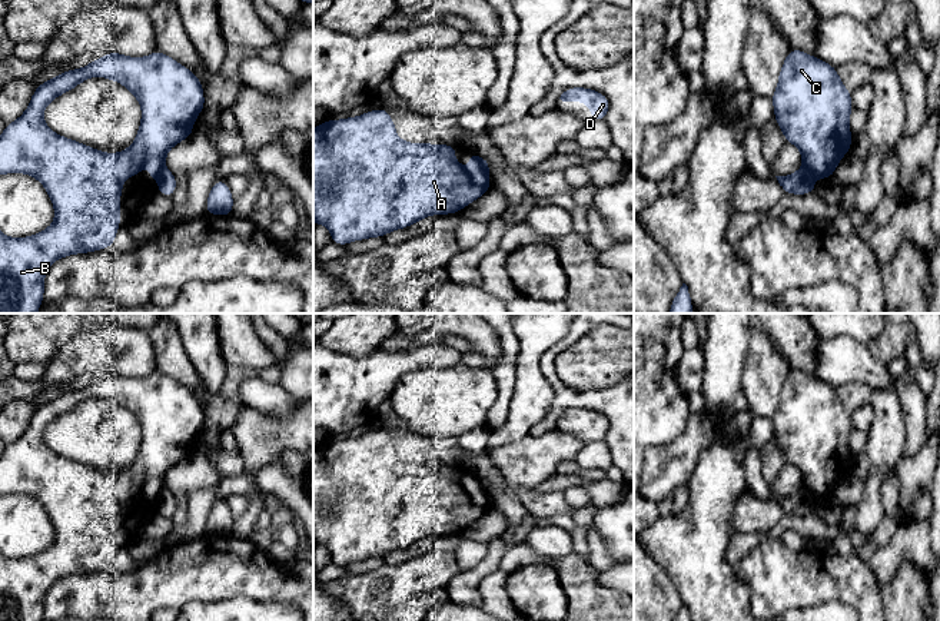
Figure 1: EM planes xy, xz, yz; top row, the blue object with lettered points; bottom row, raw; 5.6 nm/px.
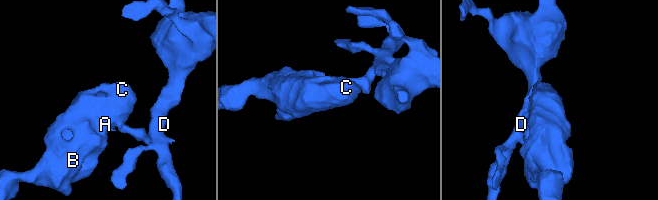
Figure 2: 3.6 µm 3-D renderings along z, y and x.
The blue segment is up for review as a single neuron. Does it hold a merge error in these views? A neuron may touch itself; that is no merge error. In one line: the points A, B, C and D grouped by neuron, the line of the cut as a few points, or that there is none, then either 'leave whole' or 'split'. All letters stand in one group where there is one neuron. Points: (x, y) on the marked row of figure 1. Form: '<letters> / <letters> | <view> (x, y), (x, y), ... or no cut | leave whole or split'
A B C / D | yz (803, 168), (813, 176) | split

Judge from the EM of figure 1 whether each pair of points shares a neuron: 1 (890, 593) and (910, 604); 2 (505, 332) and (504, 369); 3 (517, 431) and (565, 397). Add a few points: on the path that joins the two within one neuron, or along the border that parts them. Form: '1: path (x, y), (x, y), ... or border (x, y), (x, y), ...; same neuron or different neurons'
1: path (894, 594), (906, 601); same neuron
2: path (508, 341), (508, 361); same neuron
3: border (544, 375), (554, 392), (554, 401), (528, 434); different neurons

